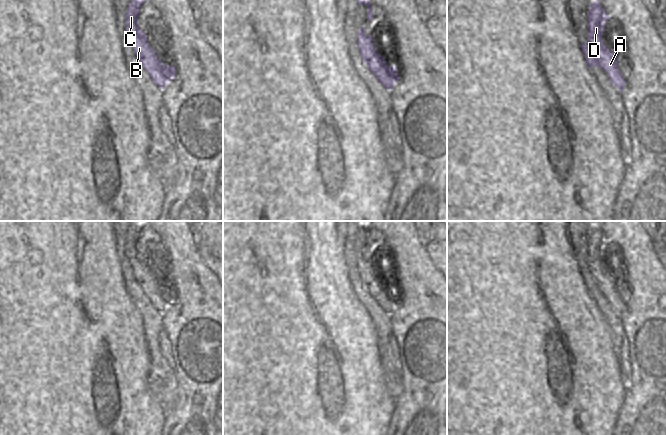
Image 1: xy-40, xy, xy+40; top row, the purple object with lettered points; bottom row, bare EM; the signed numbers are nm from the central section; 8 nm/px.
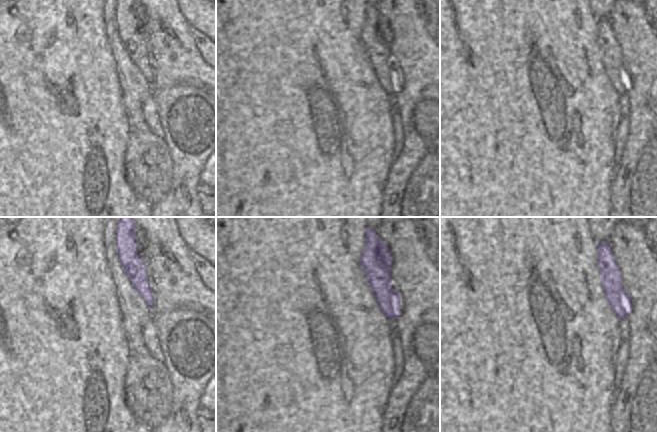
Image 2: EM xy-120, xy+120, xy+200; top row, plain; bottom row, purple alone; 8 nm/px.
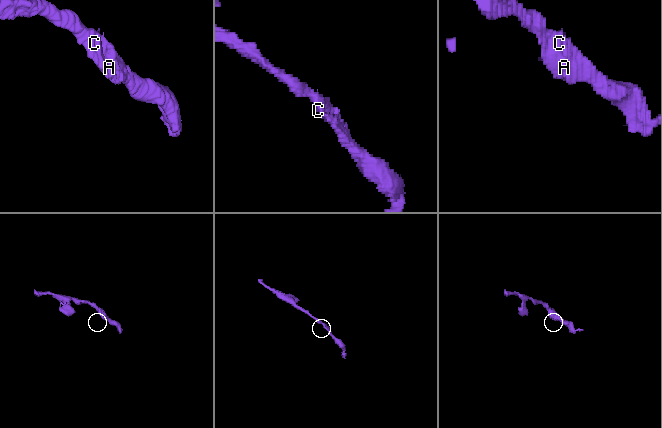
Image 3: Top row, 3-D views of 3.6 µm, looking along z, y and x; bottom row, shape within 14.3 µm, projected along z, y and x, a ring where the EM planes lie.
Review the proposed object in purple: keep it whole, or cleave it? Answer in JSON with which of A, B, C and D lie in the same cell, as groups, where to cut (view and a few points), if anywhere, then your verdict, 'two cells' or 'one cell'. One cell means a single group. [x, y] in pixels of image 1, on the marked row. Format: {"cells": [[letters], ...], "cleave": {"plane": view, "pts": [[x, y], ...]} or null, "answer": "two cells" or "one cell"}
{"cells": [["A", "B", "C", "D"]], "cleave": null, "answer": "one cell"}

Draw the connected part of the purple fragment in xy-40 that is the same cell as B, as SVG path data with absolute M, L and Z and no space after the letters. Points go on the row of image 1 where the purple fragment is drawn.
M131 0L125 14L125 30L139 62L149 74L153 83L160 89L164 89L175 78L175 66L165 66L157 58L156 53L147 43L146 33L137 26L139 8L144 2L145 0Z

